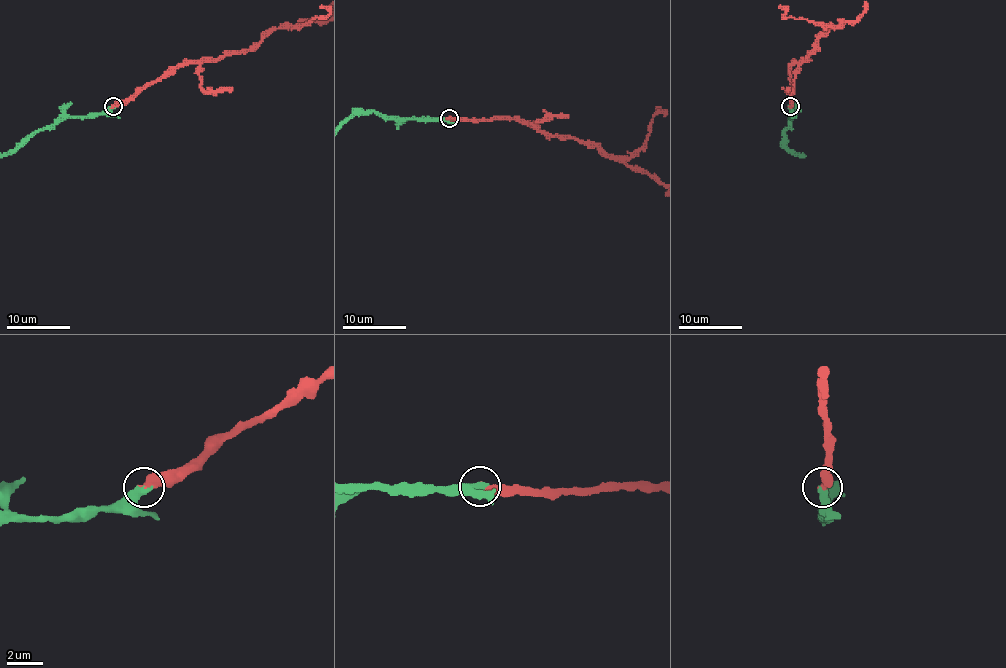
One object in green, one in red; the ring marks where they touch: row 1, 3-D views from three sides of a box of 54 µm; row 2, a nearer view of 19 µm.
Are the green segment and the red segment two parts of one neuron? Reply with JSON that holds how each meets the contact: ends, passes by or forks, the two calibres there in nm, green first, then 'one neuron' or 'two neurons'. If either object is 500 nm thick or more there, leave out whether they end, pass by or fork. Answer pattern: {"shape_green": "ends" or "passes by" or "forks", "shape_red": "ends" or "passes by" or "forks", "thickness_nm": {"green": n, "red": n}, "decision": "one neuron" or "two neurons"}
{"shape_green": "ends", "shape_red": "ends", "thickness_nm": {"green": 480, "red": 480}, "decision": "one neuron"}

